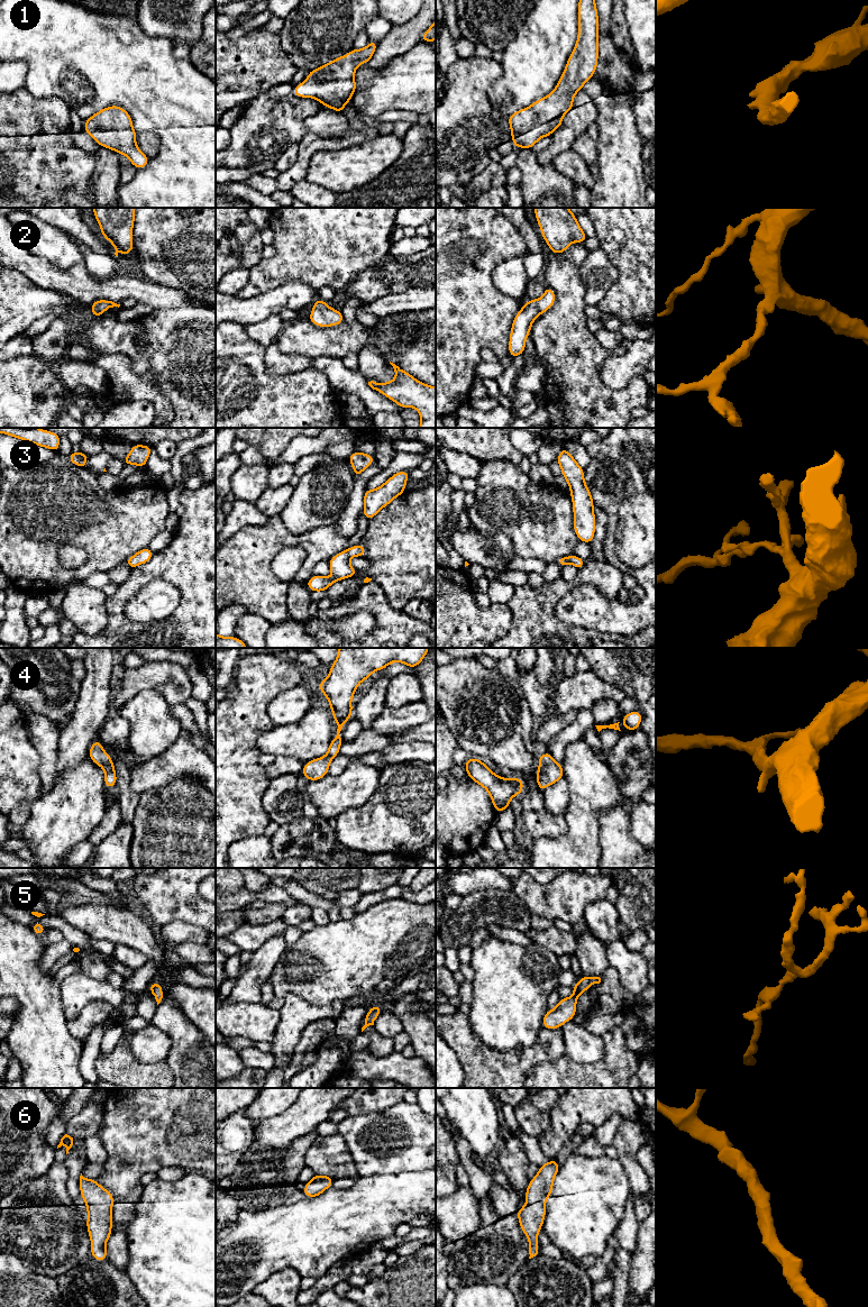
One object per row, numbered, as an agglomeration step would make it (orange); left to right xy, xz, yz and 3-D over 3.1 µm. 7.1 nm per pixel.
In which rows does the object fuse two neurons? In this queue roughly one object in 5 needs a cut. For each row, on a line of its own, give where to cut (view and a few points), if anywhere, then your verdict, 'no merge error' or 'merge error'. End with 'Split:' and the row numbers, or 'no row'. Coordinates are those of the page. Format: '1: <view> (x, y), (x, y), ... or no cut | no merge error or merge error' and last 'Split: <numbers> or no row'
1: no cut | no merge error
2: no cut | no merge error
3: no cut | no merge error
4: no cut | no merge error
5: no cut | no merge error
6: no cut | no merge error
Split: no row

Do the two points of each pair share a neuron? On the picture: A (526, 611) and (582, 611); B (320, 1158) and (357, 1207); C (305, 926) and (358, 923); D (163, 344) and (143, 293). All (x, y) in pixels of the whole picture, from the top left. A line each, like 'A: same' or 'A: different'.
A: different
B: different
C: different
D: different

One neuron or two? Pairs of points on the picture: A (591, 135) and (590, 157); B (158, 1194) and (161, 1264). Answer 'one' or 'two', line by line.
A: one
B: one

